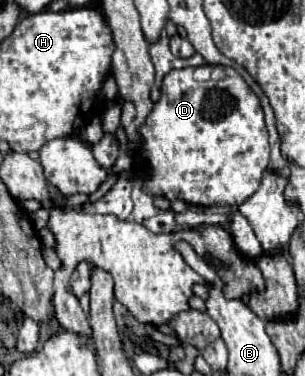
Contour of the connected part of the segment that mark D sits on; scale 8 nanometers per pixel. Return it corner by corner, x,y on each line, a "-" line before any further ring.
213,65
213,75
205,83
193,79
193,69
173,69
165,75
161,85
161,99
153,105
145,123
139,129
141,141
137,145
135,167
145,171
141,177
143,191
149,195
165,195
169,201
181,199
193,205
241,205
249,199
261,183
269,167
269,133
259,97
249,89
243,77
229,67

